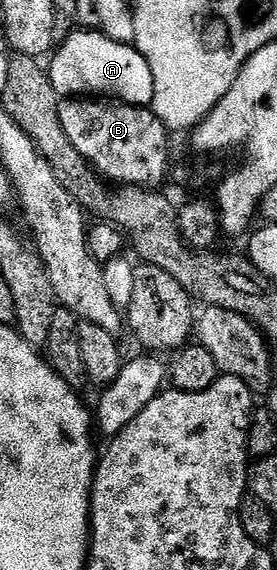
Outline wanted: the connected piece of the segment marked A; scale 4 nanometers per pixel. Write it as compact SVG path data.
M74 31L56 46L52 57L53 62L48 62L47 72L58 98L85 99L92 95L125 105L152 106L155 75L151 75L147 59L132 44L119 43L100 31Z

